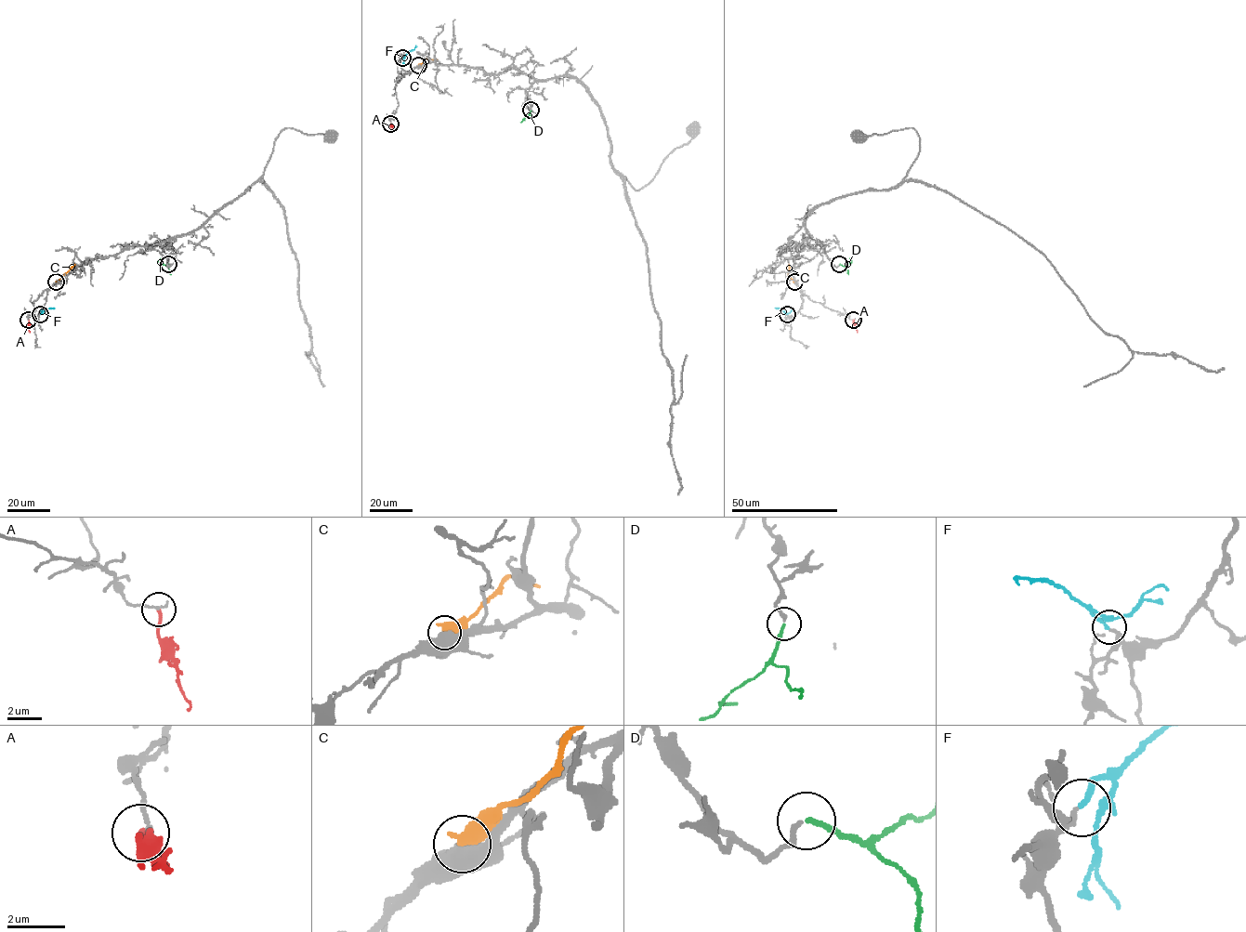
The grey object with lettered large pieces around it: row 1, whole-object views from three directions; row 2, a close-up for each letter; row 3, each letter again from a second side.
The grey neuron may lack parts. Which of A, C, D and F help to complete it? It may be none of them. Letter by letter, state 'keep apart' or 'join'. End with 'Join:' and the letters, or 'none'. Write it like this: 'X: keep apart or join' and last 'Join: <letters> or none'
A: keep apart
C: keep apart
D: join
F: join
Join: D, F

